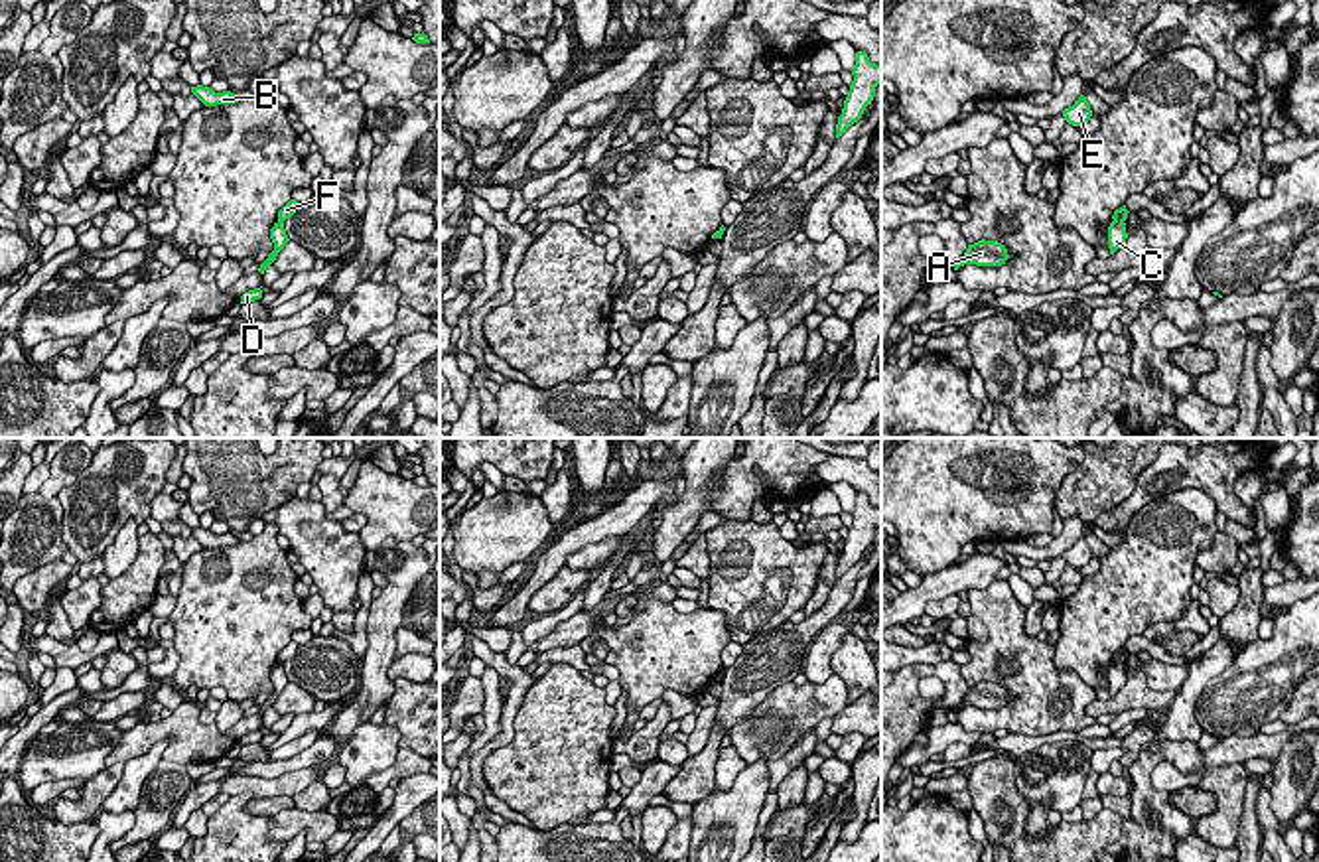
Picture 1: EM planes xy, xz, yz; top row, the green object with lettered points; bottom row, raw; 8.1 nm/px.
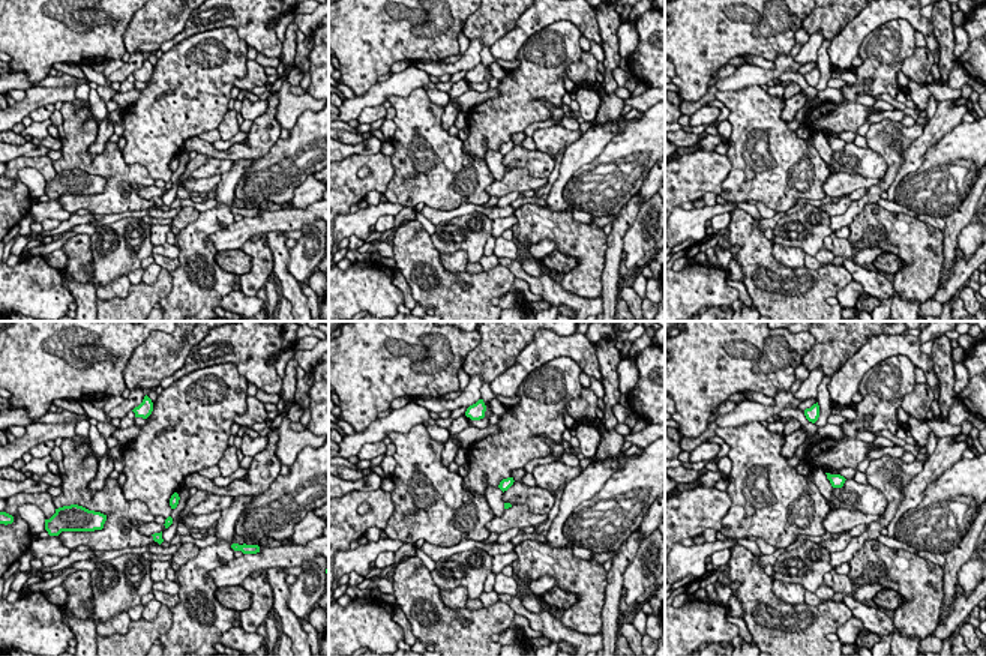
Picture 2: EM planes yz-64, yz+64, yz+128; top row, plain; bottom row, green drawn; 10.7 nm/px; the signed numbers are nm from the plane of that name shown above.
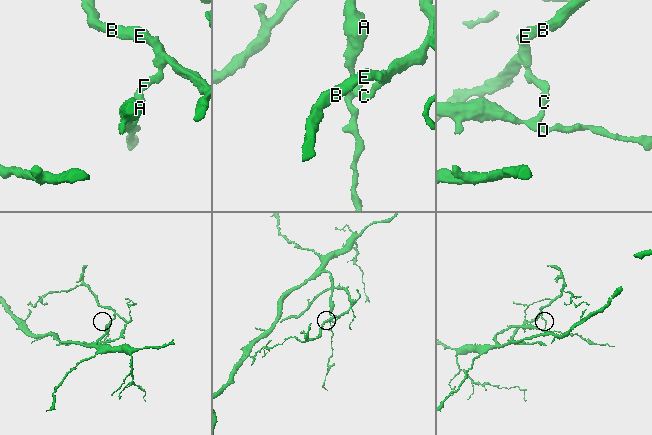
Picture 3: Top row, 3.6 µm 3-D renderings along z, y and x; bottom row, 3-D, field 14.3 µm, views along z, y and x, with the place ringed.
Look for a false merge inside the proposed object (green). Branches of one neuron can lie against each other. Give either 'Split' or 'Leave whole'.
Split

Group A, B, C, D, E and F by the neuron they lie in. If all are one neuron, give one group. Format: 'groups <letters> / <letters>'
groups A C D / B E F

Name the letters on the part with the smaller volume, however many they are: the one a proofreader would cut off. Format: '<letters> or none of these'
B, E, F

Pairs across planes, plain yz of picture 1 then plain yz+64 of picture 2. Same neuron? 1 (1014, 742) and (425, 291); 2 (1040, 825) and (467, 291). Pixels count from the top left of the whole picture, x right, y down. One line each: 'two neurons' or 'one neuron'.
1: two neurons
2: two neurons

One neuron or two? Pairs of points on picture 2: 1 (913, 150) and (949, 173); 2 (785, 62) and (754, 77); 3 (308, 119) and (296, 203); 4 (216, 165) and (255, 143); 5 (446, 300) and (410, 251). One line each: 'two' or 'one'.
1: two
2: one
3: two
4: two
5: one

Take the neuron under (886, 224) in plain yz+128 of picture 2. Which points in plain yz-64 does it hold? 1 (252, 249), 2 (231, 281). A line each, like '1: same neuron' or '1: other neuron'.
1: same neuron
2: other neuron

